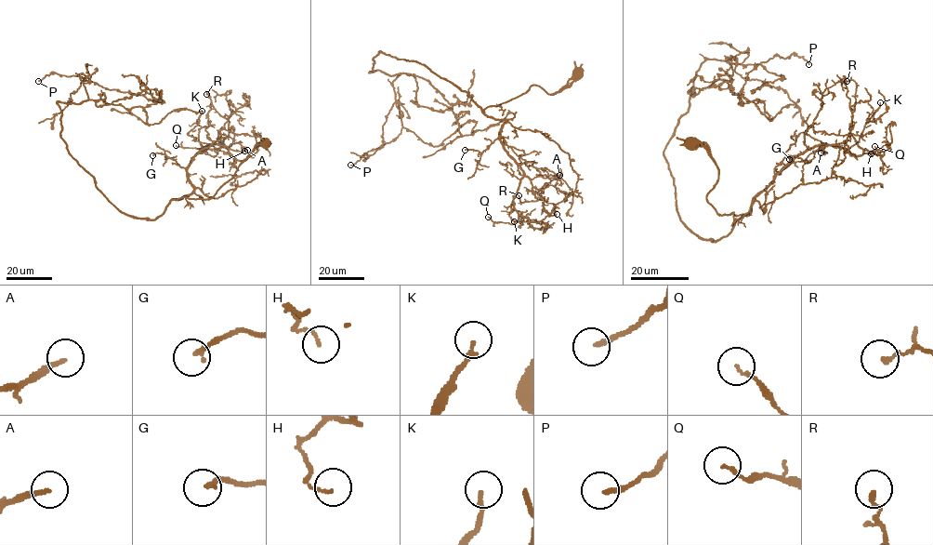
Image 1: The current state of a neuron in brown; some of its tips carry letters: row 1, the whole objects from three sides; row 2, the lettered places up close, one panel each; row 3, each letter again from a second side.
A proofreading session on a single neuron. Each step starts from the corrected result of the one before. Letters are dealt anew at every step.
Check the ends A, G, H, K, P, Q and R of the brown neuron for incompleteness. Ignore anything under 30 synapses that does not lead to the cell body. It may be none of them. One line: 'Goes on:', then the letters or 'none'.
Goes on: A

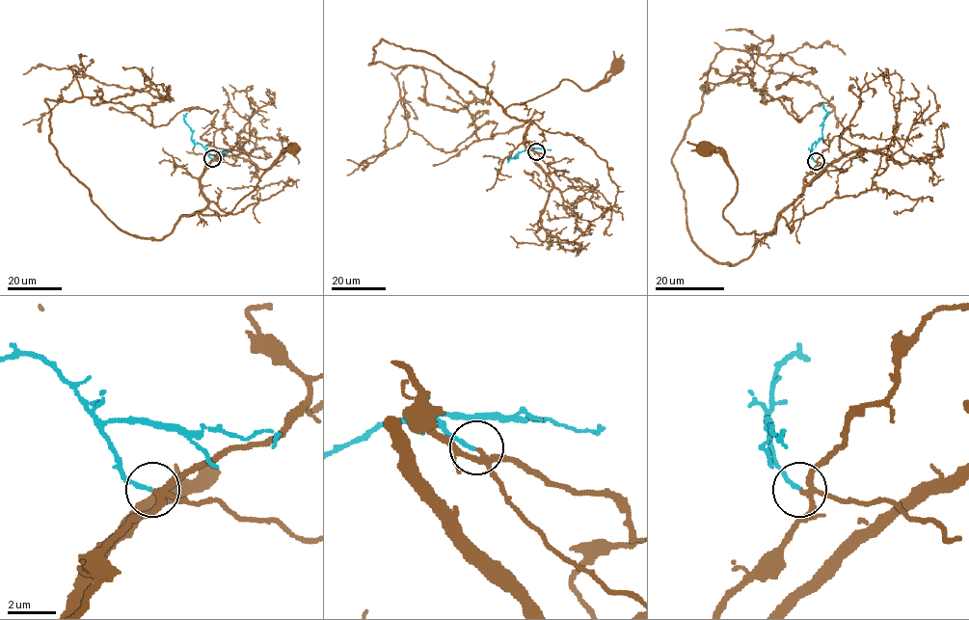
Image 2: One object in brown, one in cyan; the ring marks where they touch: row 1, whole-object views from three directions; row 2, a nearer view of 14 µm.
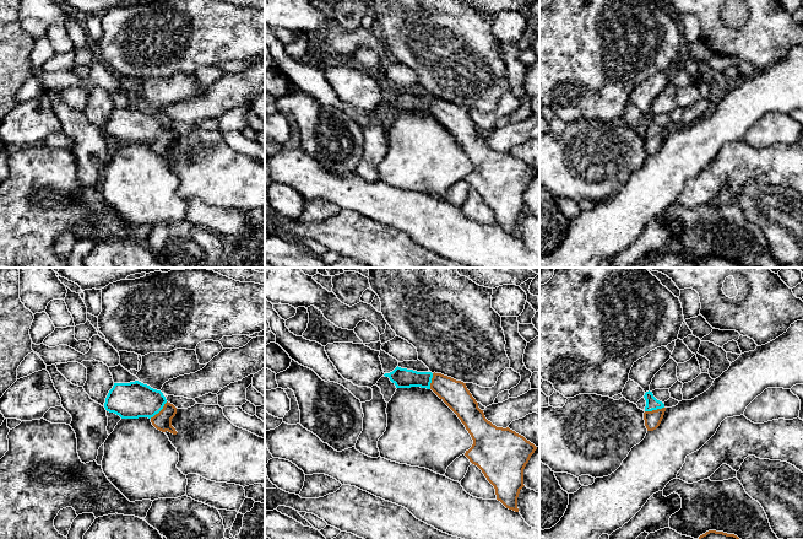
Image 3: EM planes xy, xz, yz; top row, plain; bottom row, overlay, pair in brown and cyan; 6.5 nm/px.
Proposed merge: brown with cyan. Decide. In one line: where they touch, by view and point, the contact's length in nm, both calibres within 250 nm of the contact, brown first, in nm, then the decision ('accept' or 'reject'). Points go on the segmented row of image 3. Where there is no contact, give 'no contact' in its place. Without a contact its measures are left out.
xy (159, 411) | 160 nm | 120/240 nm | accept

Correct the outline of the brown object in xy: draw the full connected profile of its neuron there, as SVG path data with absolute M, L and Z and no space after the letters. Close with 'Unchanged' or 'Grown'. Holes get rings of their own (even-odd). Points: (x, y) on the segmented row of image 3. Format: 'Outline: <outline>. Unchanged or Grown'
Outline: M139 381L114 383L105 398L104 408L121 419L148 417L157 430L178 433L172 426L177 408L167 401L161 390Z. Grown

